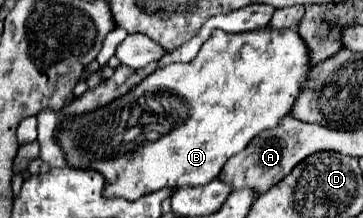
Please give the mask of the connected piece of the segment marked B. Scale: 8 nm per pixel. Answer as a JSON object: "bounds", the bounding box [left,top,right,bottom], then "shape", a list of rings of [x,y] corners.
{"bounds":[56,25,312,199],"shape":[[[270,25],[262,27],[260,31],[244,31],[244,33],[226,33],[226,31],[214,31],[214,35],[202,45],[200,53],[190,61],[190,63],[170,63],[164,69],[158,69],[154,73],[150,73],[140,85],[136,85],[132,91],[128,91],[124,97],[112,101],[110,105],[94,111],[94,113],[86,113],[86,115],[78,115],[74,119],[68,119],[64,123],[60,123],[56,127],[56,141],[58,145],[64,149],[70,167],[80,167],[80,169],[96,169],[104,175],[106,179],[106,189],[104,195],[106,197],[124,197],[124,199],[138,199],[146,193],[164,189],[164,187],[184,187],[184,185],[206,185],[212,179],[216,179],[224,167],[224,163],[240,153],[256,135],[260,135],[260,131],[272,129],[276,125],[280,125],[280,119],[288,117],[292,111],[292,103],[296,101],[296,95],[300,95],[300,87],[304,85],[304,79],[308,77],[308,71],[312,69],[310,63],[310,49],[304,43],[304,39],[300,37],[300,33],[296,29],[284,29],[284,31],[276,31]]]}

